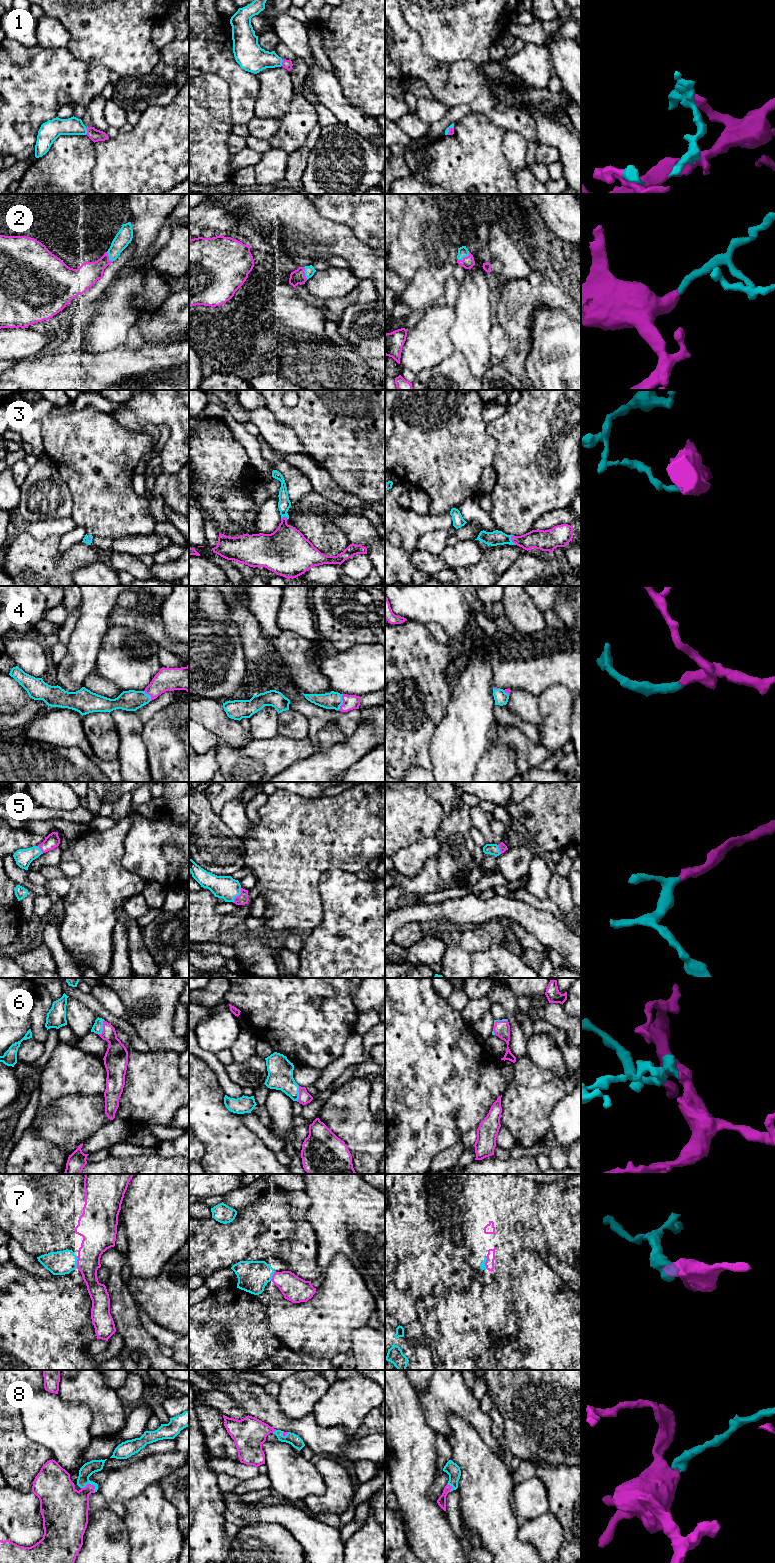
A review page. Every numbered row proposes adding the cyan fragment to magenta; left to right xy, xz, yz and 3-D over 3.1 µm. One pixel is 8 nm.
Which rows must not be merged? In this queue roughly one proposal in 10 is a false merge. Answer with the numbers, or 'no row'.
no row

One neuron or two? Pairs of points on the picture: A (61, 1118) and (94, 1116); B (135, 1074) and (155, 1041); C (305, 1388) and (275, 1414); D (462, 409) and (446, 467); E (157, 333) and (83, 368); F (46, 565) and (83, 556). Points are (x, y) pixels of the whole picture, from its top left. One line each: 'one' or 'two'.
A: one
B: two
C: two
D: one
E: two
F: one

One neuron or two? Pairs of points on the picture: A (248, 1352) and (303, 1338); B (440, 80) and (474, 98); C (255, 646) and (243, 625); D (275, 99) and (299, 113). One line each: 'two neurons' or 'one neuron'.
A: two neurons
B: one neuron
C: one neuron
D: two neurons

